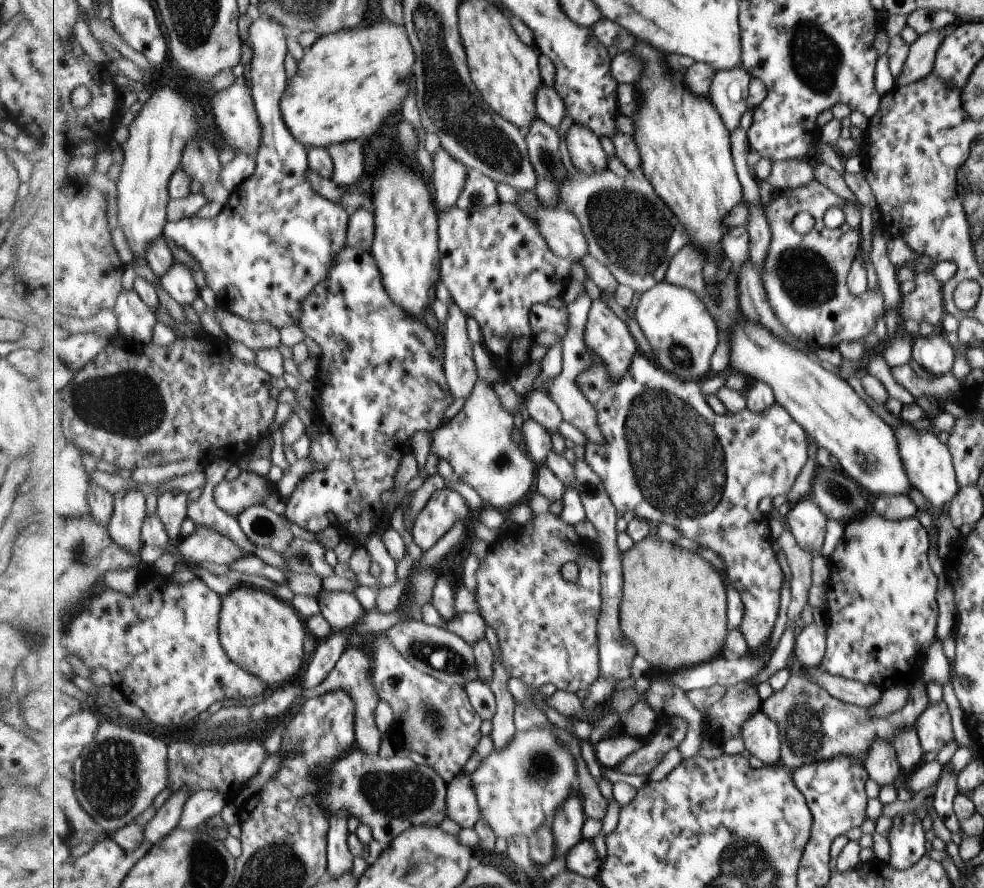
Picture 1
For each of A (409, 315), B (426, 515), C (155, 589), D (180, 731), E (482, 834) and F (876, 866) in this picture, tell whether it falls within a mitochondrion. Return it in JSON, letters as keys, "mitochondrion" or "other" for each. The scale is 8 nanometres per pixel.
{"A":"other","B":"other","C":"other","D":"other","E":"other","F":"other"}

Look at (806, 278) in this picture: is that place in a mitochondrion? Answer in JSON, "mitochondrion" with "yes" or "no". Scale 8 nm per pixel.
{"mitochondrion":"yes"}

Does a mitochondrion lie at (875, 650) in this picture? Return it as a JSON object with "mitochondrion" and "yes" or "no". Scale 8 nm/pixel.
{"mitochondrion":"no"}

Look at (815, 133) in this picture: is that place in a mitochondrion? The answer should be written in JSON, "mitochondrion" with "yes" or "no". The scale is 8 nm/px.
{"mitochondrion":"no"}

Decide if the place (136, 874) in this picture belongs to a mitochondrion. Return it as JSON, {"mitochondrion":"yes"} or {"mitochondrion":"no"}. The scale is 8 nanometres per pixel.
{"mitochondrion":"no"}

